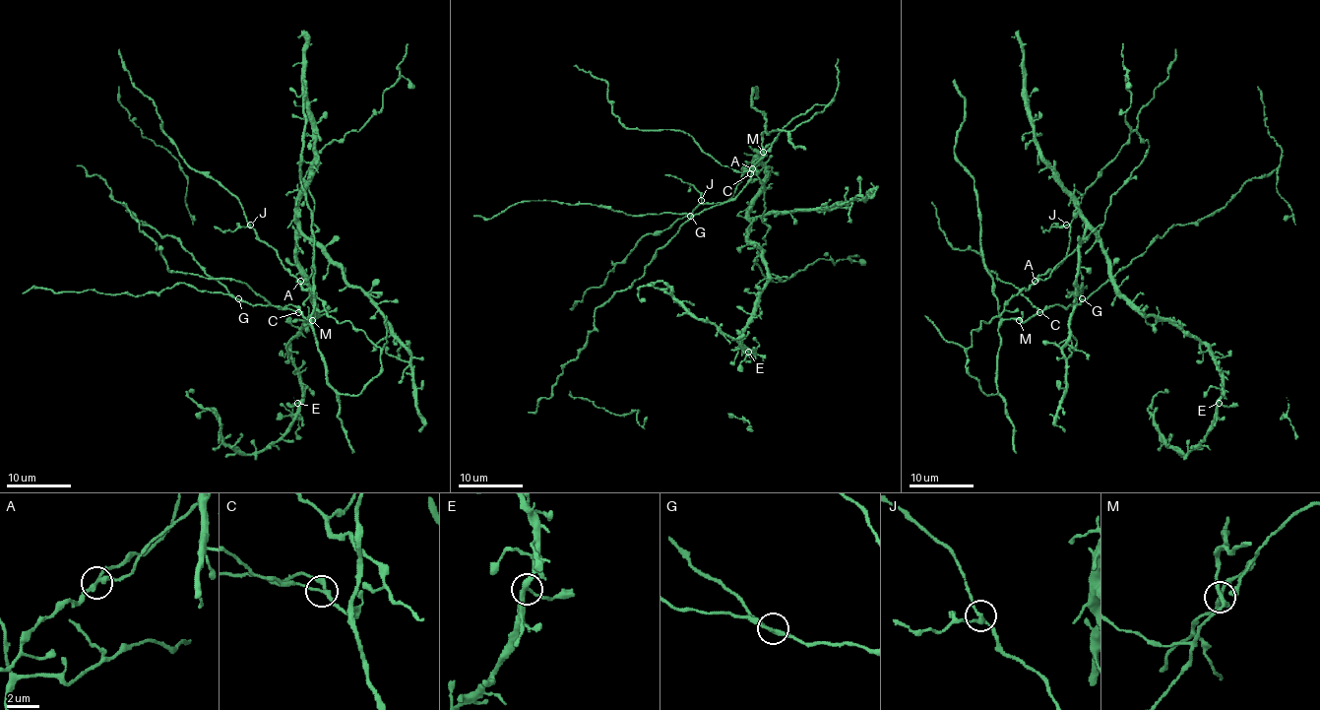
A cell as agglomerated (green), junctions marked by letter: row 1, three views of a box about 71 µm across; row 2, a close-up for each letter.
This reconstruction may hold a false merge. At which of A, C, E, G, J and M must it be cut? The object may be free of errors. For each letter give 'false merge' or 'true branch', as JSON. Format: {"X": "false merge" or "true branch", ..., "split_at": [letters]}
{"A": "true branch", "C": "true branch", "E": "true branch", "G": "true branch", "J": "true branch", "M": "true branch", "split_at": []}

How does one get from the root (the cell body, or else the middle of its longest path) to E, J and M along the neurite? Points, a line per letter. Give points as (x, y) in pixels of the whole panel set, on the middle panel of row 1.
E: (773, 139), (753, 163), (765, 211), (750, 221), (748, 241), (768, 277), (740, 336), (755, 355), (748, 352)
J: (773, 139), (742, 176), (729, 199), (722, 203), (703, 203), (701, 199)
M: (773, 139), (766, 156), (763, 152)

